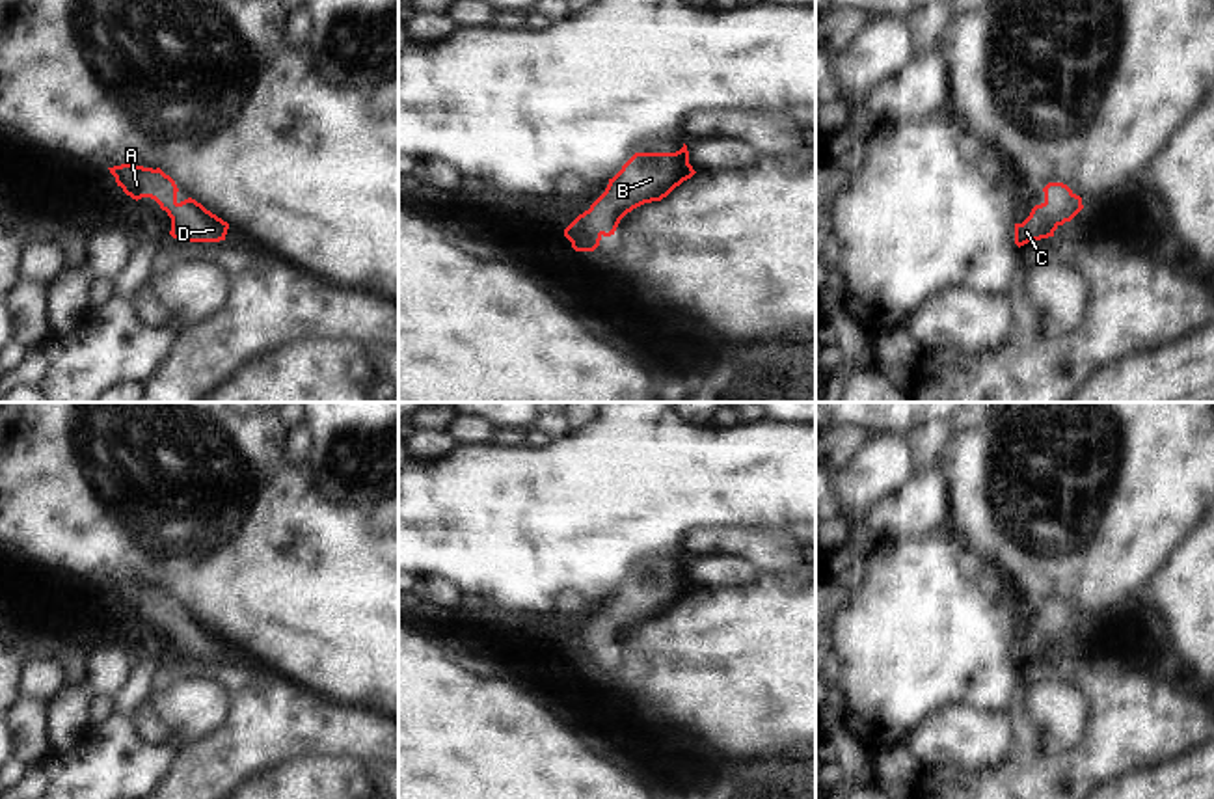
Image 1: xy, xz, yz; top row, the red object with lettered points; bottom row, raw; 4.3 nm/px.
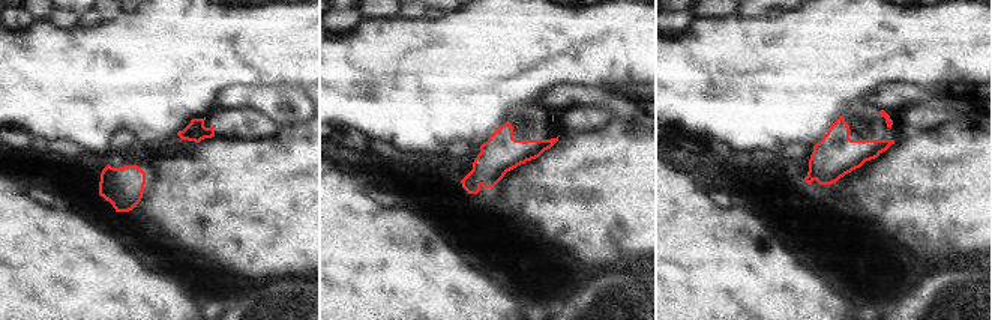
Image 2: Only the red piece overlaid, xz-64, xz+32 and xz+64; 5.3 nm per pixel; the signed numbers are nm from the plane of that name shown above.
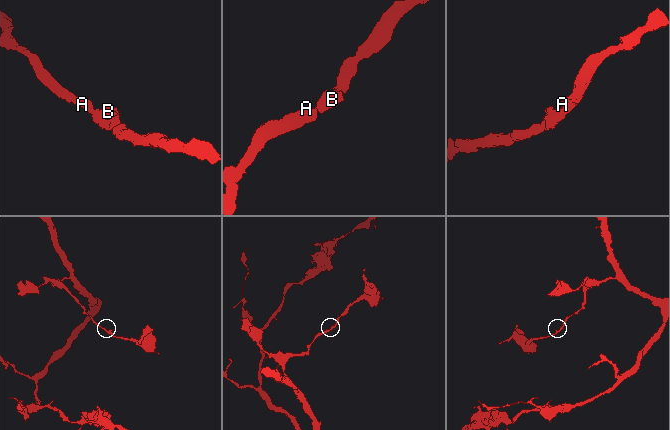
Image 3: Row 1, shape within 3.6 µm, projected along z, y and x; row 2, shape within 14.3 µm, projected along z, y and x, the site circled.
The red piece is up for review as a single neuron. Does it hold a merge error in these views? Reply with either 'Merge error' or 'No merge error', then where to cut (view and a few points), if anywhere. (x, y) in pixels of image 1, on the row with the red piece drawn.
No merge error. No split

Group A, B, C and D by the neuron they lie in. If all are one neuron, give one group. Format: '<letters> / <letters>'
A B C D

